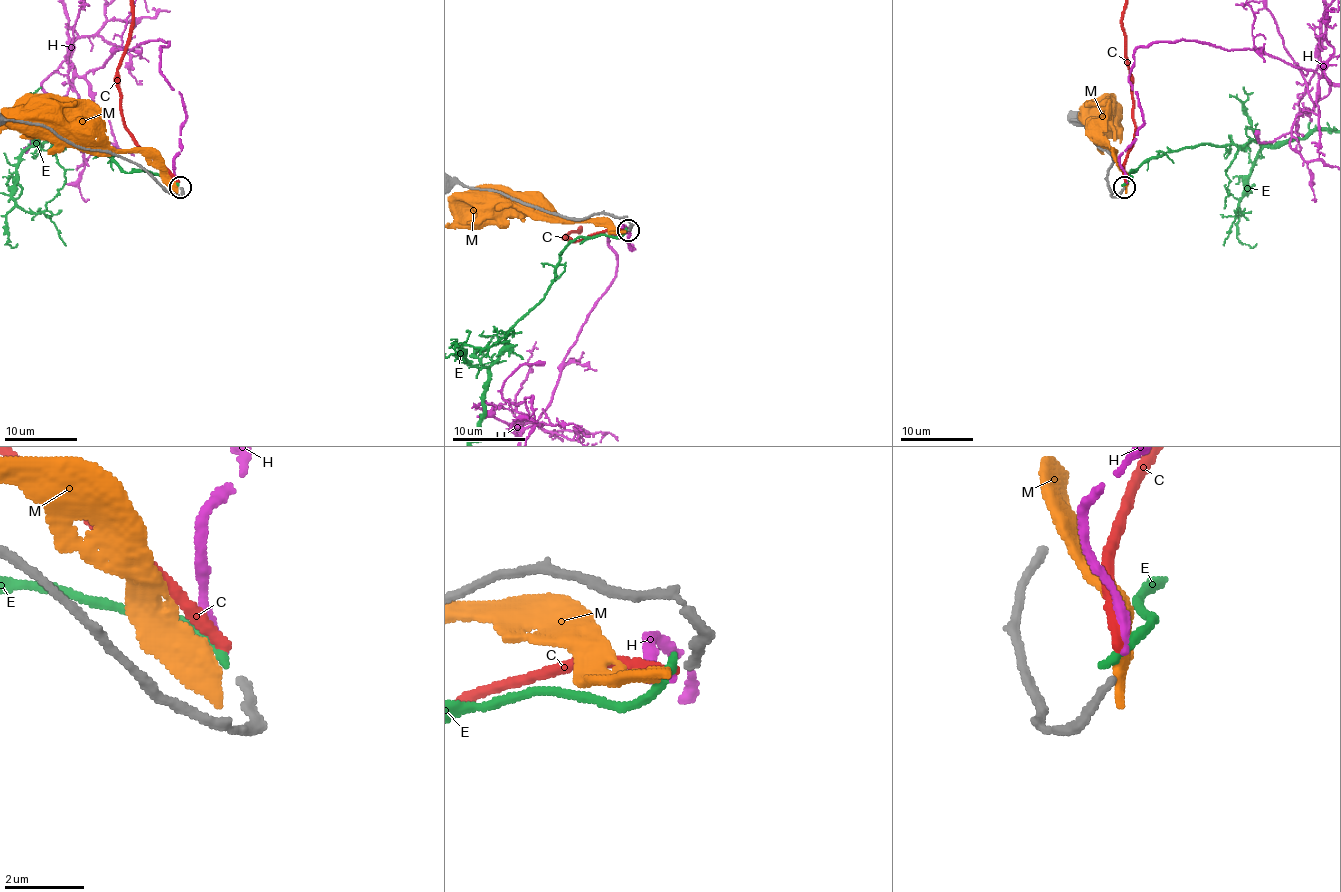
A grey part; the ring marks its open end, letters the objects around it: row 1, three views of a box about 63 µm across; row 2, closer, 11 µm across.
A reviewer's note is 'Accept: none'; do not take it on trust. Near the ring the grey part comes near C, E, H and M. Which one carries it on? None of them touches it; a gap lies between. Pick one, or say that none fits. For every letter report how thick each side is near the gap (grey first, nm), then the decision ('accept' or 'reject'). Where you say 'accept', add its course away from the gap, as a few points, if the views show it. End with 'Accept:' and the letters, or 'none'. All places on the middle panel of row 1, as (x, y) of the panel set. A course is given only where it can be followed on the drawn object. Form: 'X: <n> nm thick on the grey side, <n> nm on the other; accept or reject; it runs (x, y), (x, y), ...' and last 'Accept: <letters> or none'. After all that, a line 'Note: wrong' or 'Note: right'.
C: 200 nm thick on the grey side, 280 nm on the other; reject
E: 200 nm thick on the grey side, 220 nm on the other; reject
H: 200 nm thick on the grey side, 200 nm on the other; accept
M: 200 nm thick on the grey side, 550 nm on the other; reject
Accept: H
Note: wrong

